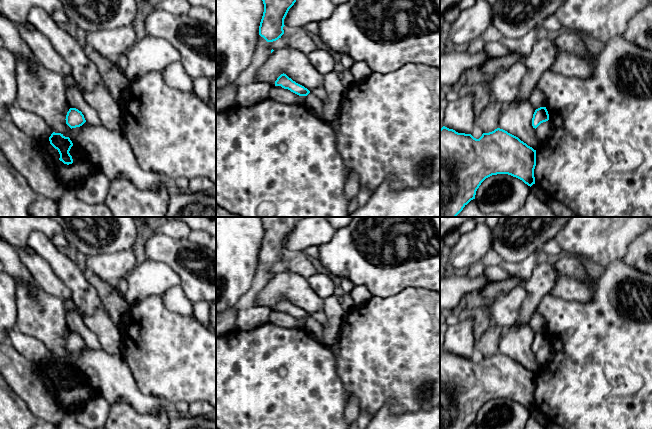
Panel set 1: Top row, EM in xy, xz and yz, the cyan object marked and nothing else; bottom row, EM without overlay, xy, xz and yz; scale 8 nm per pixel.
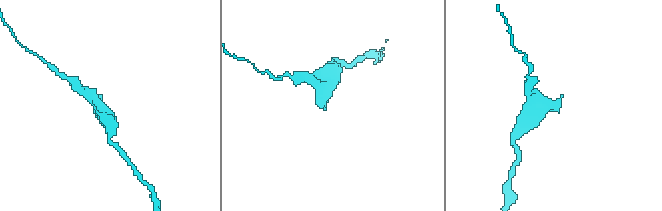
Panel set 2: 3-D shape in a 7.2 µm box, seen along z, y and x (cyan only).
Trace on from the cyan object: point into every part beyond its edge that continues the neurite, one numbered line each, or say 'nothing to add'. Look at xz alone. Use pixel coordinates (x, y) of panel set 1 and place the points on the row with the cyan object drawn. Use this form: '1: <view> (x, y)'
nothing to add

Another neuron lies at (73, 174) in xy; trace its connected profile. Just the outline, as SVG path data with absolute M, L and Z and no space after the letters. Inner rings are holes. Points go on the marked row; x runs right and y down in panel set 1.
M49 139L43 143L38 142L37 147L65 189L75 189L78 184L87 179L96 169L95 165L74 146L69 151L73 159L73 163L69 165L59 160L60 154L50 144Z

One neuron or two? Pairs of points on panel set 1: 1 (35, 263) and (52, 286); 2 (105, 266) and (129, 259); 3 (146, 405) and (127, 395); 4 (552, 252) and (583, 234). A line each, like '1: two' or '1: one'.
1: one
2: one
3: one
4: two

